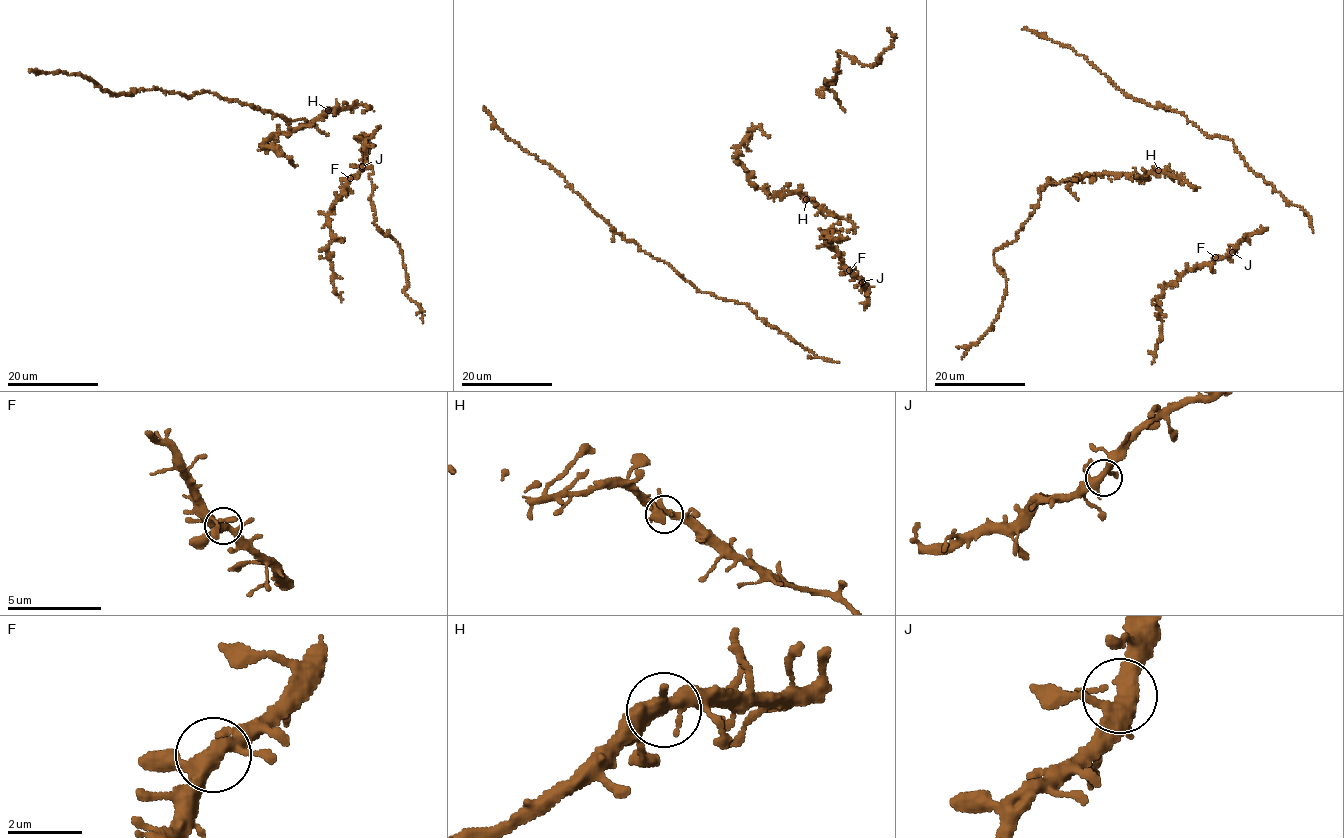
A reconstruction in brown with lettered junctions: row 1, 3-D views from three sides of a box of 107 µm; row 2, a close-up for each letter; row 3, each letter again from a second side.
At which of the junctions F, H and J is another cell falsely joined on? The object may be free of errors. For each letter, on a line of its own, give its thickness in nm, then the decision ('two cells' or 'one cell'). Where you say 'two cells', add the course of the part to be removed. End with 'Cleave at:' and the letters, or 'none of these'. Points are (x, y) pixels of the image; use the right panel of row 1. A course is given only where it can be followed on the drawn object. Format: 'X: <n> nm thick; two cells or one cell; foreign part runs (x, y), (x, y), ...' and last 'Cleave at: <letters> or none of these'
F: 360 nm thick; one cell
H: 360 nm thick; one cell
J: 360 nm thick; one cell
Cleave at: none of these

